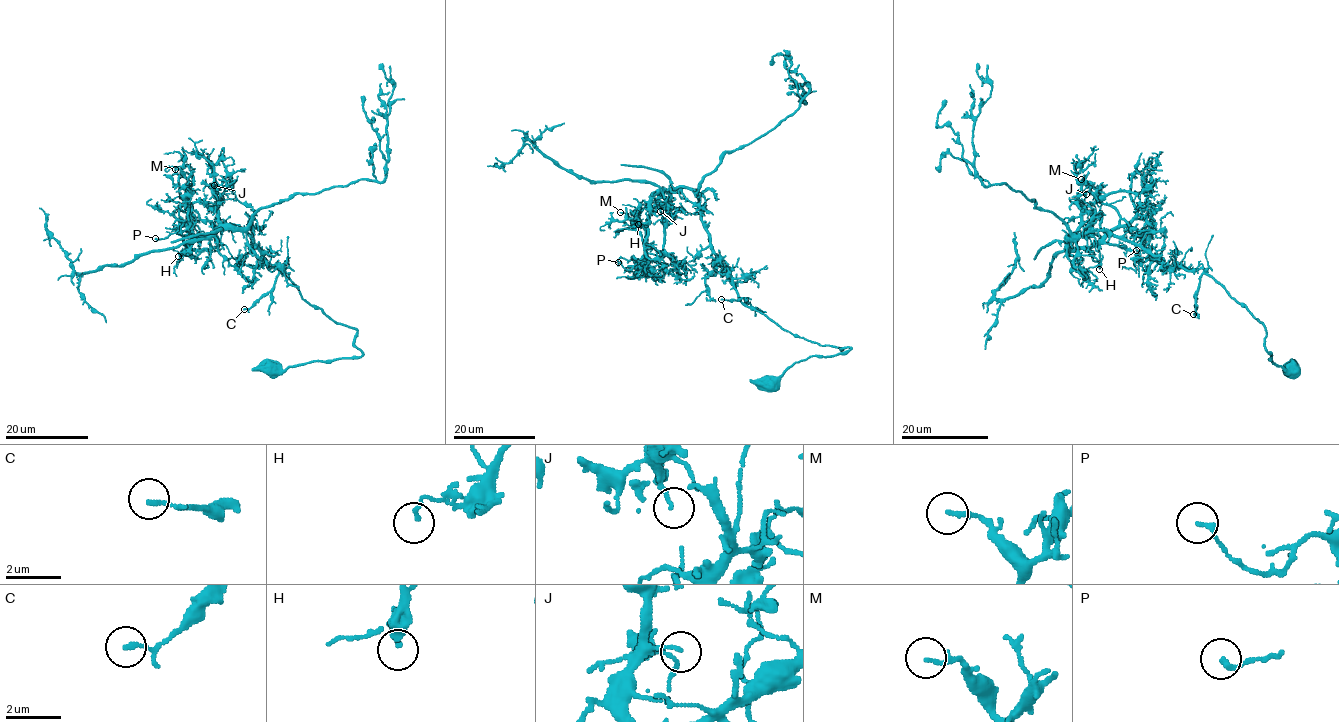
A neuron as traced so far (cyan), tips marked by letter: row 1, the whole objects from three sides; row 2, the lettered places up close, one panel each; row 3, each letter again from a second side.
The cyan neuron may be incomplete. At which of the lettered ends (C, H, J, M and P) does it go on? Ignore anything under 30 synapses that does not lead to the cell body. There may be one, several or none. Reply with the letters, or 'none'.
none

